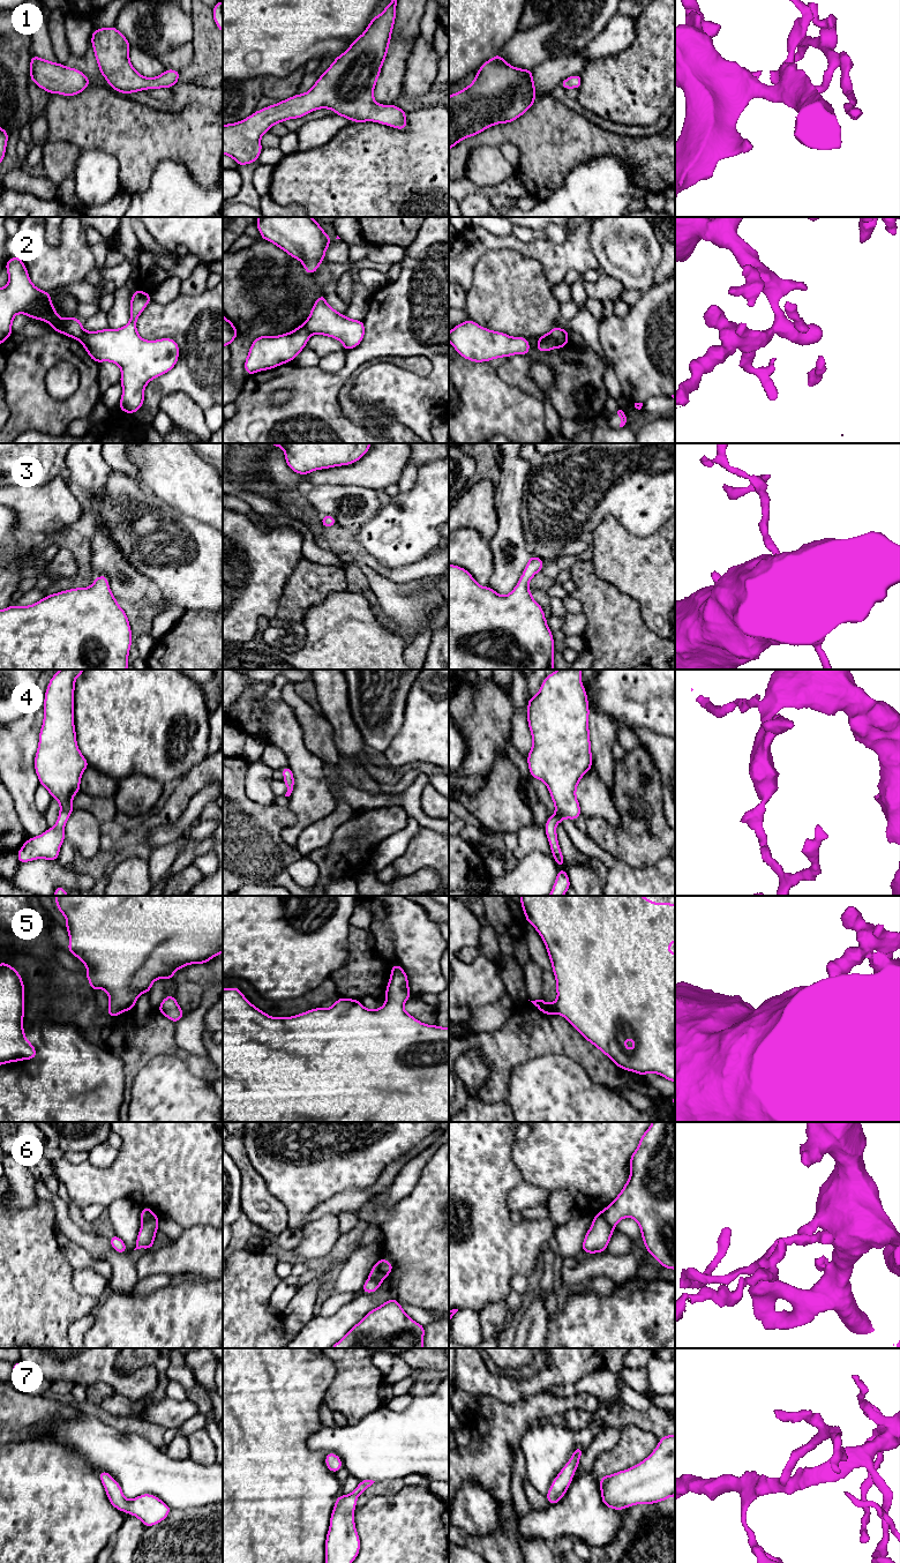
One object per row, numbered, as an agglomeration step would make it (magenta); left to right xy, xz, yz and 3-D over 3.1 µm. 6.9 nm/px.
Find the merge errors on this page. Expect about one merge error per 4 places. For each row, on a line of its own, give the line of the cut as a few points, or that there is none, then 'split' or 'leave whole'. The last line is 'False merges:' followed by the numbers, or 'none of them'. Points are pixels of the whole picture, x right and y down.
1: no cut | leave whole
2: xy (84, 330), (79, 339) | split
3: no cut | leave whole
4: no cut | leave whole
5: no cut | leave whole
6: yz (601, 1212), (613, 1228) | split
7: no cut | leave whole
False merges: 2, 6

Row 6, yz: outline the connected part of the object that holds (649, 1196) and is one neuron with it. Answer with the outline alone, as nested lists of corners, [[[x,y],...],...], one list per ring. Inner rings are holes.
[[[652,1122],[629,1160],[629,1180],[601,1213],[613,1228],[623,1218],[635,1219],[646,1251],[662,1267],[675,1270],[675,1122]]]

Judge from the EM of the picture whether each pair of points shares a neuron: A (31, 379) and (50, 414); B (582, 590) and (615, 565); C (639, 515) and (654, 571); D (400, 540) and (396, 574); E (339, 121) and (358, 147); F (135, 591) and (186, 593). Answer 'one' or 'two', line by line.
A: one
B: two
C: two
D: two
E: two
F: two

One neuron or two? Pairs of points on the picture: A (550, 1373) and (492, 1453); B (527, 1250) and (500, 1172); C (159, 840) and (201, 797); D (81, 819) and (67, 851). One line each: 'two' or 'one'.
A: two
B: one
C: one
D: two

